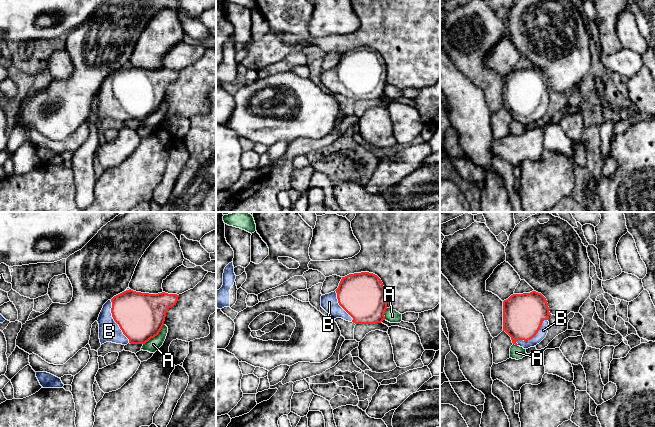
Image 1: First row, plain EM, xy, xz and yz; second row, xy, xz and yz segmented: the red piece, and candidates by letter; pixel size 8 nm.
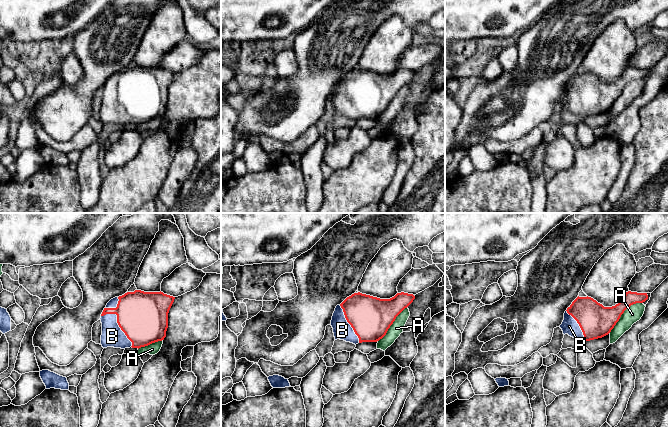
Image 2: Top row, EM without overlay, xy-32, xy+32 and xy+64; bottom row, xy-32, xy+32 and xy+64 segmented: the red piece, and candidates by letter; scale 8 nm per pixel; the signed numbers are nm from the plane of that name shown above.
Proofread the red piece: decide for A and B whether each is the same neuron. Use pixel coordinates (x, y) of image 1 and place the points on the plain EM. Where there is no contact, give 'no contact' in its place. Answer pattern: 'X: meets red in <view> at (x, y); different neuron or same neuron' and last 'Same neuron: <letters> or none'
A: meets red in xy at (155, 111); different neuron
B: meets red in yz at (534, 111); same neuron
Same neuron: B

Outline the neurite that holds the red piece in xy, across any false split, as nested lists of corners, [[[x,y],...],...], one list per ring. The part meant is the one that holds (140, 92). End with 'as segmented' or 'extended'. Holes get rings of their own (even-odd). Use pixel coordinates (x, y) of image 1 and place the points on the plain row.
[[[131,65],[114,72],[103,81],[97,96],[101,121],[106,118],[122,121],[145,120],[159,110],[167,87],[177,79],[178,73],[177,70],[149,70]]] | extended

